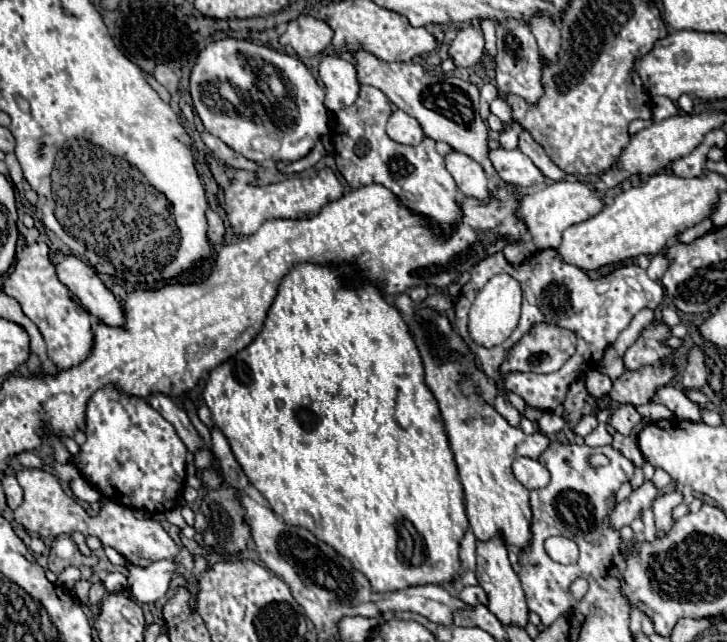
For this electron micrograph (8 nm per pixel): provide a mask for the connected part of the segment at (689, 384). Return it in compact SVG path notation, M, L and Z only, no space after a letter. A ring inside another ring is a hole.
M691 349L689 357L687 357L687 367L681 375L681 383L685 385L685 389L699 389L707 383L707 371L703 365L703 353L701 349Z

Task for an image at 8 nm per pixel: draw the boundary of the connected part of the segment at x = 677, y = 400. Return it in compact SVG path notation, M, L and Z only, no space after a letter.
M667 385L667 387L657 389L655 401L667 405L667 407L675 413L677 419L701 421L701 411L703 411L703 409L701 409L697 403L693 403L691 399L687 399L685 393L683 393L681 389L675 389L673 385Z

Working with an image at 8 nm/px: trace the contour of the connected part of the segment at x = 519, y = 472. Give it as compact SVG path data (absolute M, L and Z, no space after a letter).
M519 457L513 461L513 473L517 477L517 481L531 489L541 489L549 483L549 471L535 459L527 459L527 457Z

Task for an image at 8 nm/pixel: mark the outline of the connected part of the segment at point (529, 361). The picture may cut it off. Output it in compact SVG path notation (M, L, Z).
M537 323L505 353L505 359L499 367L499 373L507 375L507 373L533 371L535 369L533 361L539 361L539 373L553 373L575 353L575 343L577 343L577 339L575 339L573 331L567 331L567 329L557 327L553 323Z

